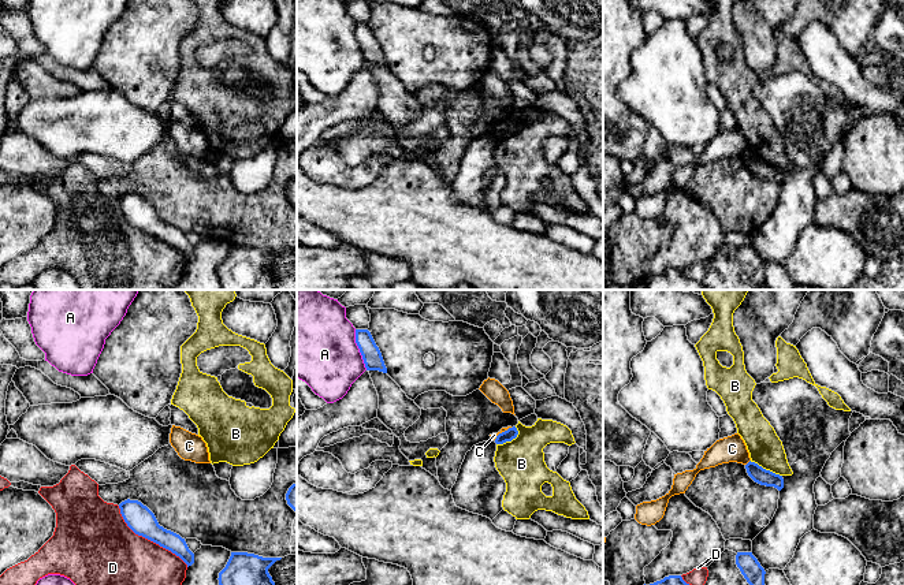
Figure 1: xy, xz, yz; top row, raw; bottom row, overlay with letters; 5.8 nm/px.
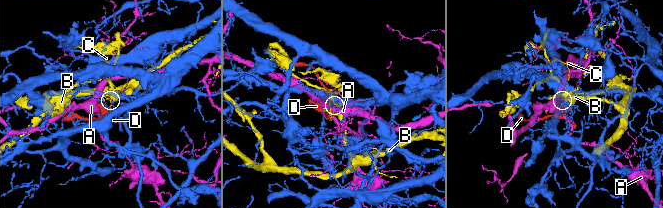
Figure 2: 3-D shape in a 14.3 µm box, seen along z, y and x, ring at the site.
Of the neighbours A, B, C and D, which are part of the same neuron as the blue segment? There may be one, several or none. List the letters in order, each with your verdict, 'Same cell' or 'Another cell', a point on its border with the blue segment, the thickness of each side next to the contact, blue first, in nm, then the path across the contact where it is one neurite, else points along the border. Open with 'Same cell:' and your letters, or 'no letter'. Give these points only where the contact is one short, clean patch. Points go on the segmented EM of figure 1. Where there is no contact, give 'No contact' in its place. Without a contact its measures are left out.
Same cell: no letter
A: Another cell. Touches blue at xz (360, 350). Thickness 110 nm (blue) against 440 nm
B: Another cell. Touches blue at yz (765, 469). Thickness 100 nm (blue) against 200 nm
C: Another cell. Touches blue at yz (748, 462). Thickness 100 nm (blue) against 160 nm. Boundary: yz (750, 459), (746, 465)
D: Another cell. Touches blue at xy (148, 539). Thickness 160 nm (blue) against 380 nm

